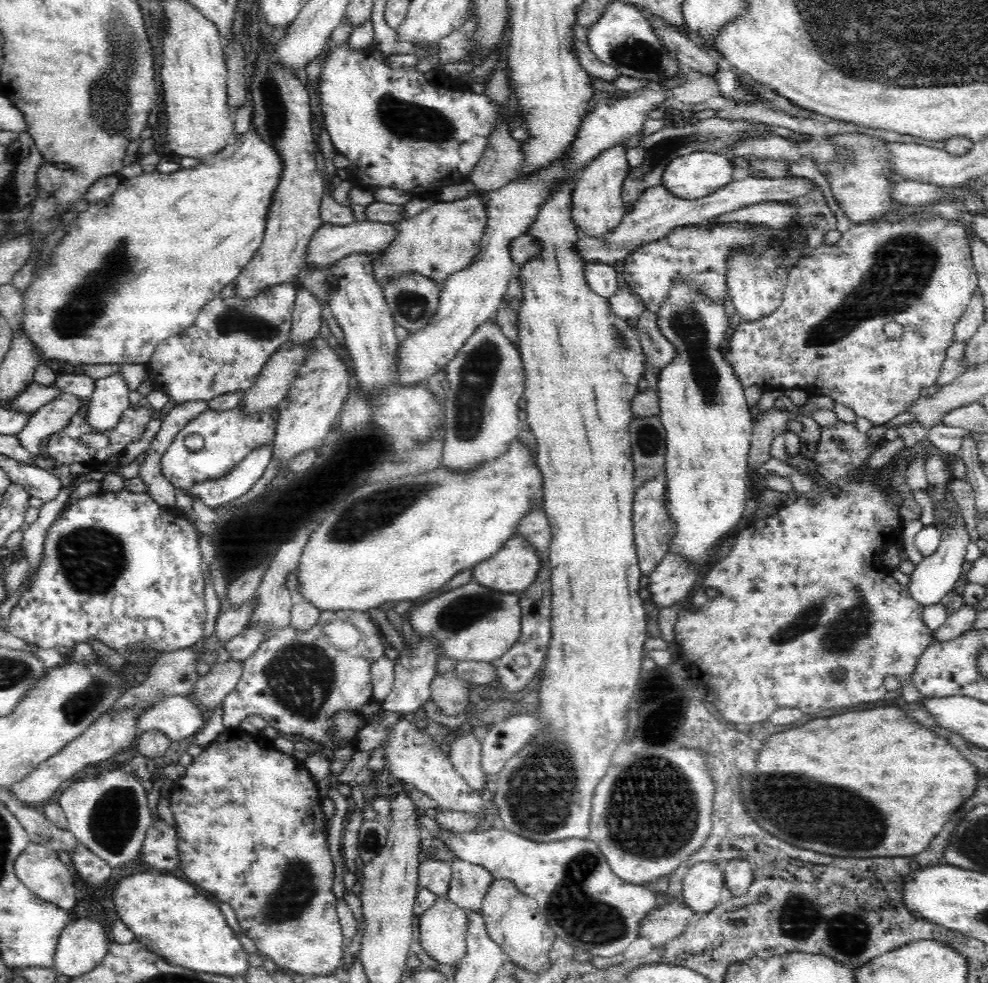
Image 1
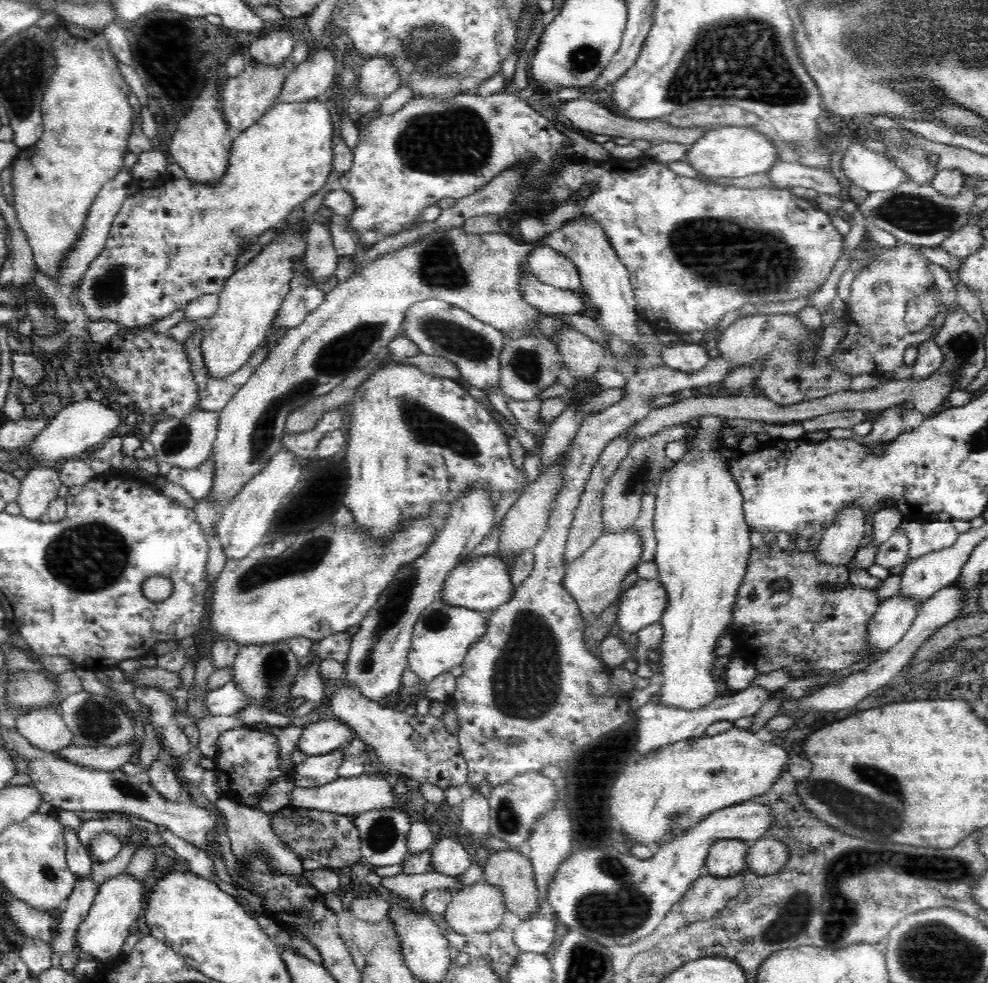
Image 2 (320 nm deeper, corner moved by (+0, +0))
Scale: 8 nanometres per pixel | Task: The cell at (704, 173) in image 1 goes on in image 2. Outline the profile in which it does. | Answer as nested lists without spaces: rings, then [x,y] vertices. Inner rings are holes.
[[[714,126],[688,146],[685,162],[706,178],[738,178],[769,171],[778,164],[776,150],[767,135],[753,126]]]

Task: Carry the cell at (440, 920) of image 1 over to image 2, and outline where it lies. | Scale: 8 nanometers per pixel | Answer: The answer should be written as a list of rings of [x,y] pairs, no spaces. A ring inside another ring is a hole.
[[[480,879],[454,892],[444,915],[450,929],[465,936],[496,930],[505,911],[500,890]]]

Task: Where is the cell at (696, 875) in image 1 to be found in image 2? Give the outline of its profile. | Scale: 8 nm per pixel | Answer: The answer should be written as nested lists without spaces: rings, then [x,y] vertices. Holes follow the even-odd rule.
[[[722,839],[712,843],[705,860],[706,871],[713,878],[732,878],[747,870],[746,856],[750,846],[740,839]]]

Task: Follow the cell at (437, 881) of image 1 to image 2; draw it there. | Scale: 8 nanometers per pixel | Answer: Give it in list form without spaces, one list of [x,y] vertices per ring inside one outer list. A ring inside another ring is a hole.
[[[443,838],[432,846],[432,867],[434,872],[458,878],[467,872],[472,863],[466,848],[454,838]]]

